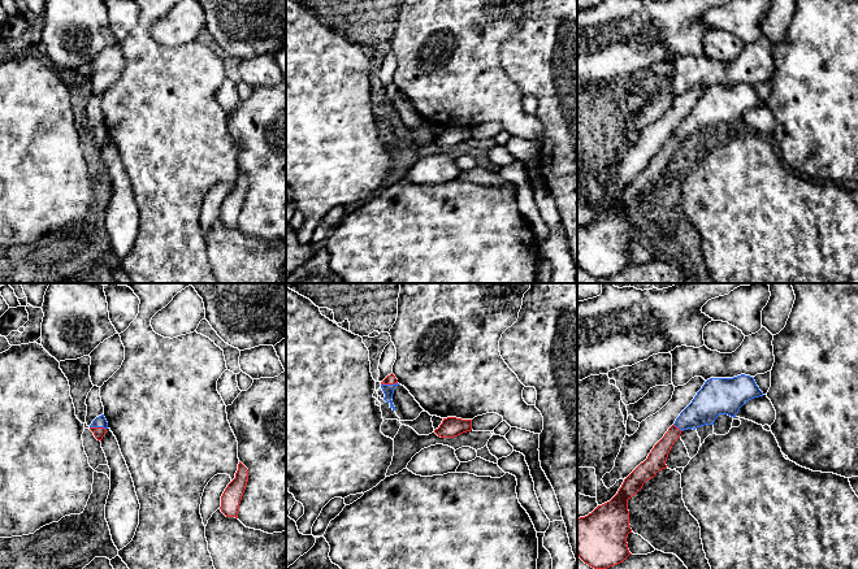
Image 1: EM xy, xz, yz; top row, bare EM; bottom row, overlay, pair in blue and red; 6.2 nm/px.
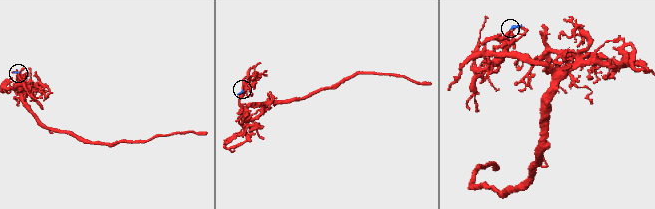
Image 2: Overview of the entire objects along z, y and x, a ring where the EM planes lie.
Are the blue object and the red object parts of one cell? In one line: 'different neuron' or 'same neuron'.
same neuron

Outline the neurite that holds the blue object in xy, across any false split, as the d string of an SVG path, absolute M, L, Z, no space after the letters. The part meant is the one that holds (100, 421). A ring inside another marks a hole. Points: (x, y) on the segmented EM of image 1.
M104 414L96 417L90 425L90 430L94 433L95 438L101 442L108 429L108 422Z

